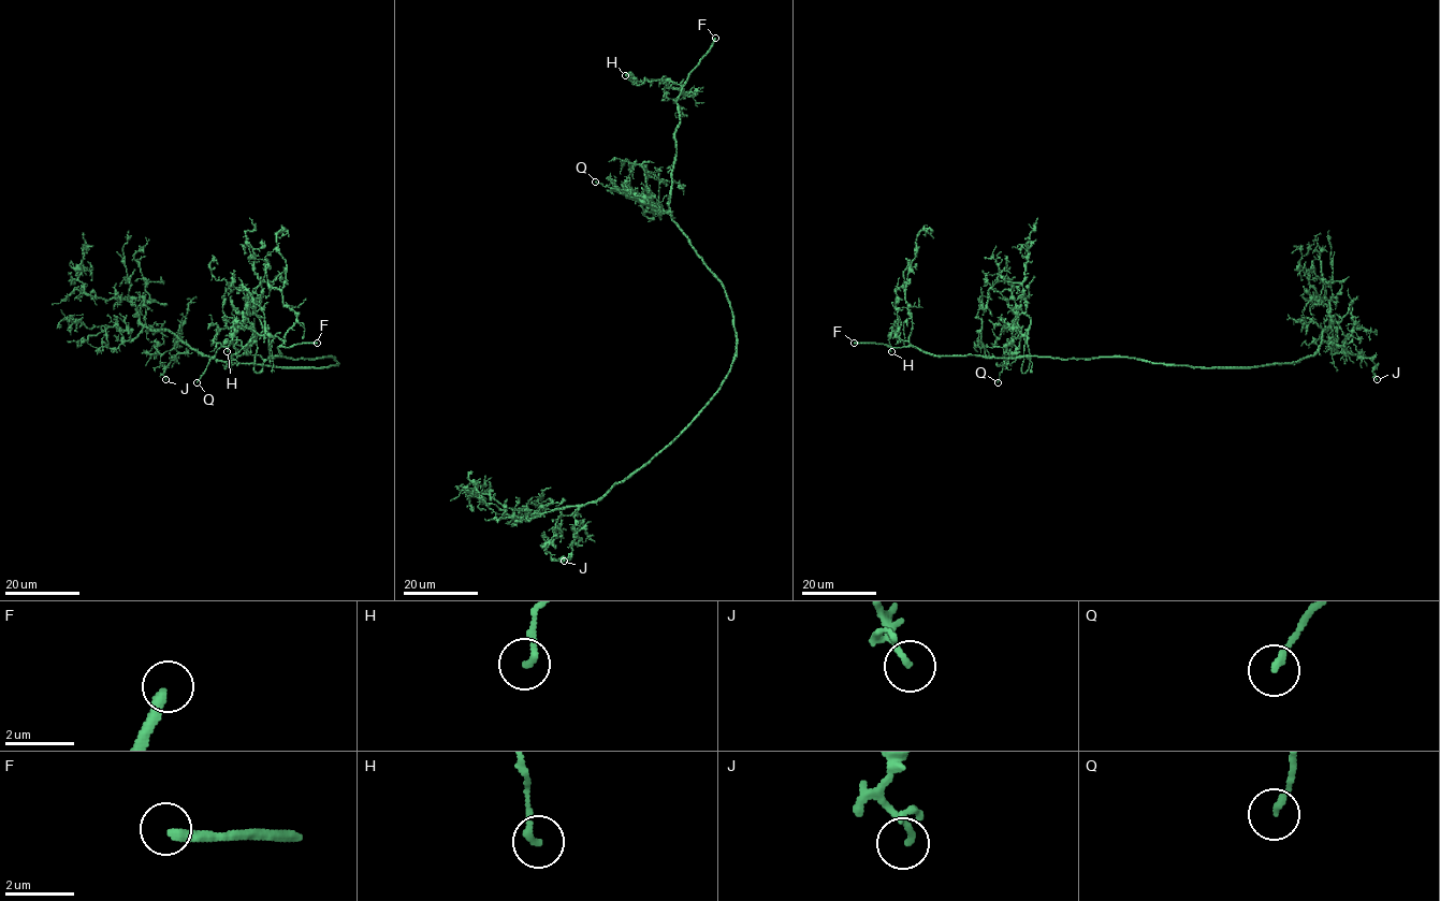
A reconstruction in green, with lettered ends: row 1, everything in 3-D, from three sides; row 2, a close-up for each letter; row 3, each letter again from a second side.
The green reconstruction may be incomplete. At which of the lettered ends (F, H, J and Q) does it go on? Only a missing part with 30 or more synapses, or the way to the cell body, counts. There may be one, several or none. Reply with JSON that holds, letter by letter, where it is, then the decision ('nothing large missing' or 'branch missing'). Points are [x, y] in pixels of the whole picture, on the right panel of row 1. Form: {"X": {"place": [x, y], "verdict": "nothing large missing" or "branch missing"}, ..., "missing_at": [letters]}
{"F": {"place": [854, 343], "verdict": "nothing large missing"}, "H": {"place": [891, 351], "verdict": "nothing large missing"}, "J": {"place": [1377, 379], "verdict": "nothing large missing"}, "Q": {"place": [998, 382], "verdict": "nothing large missing"}, "missing_at": []}

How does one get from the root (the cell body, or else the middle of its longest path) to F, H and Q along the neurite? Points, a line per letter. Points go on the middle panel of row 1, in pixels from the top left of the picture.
F: (736, 350), (725, 287), (672, 219), (669, 206), (675, 129), (680, 122), (677, 99), (688, 73), (715, 38)
H: (736, 350), (725, 287), (671, 218), (682, 87), (660, 80), (638, 85), (630, 72), (625, 75)
Q: (736, 350), (732, 311), (725, 287), (671, 216), (656, 204), (649, 204), (595, 182)

